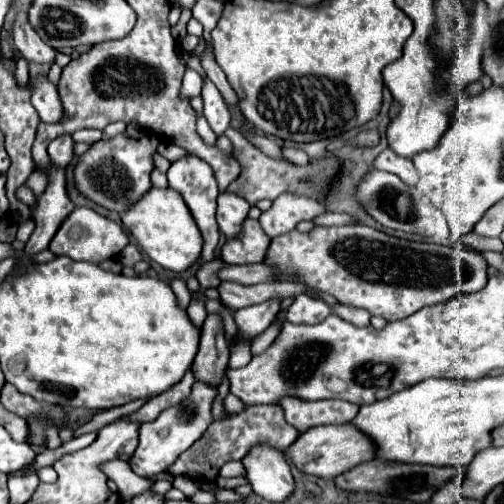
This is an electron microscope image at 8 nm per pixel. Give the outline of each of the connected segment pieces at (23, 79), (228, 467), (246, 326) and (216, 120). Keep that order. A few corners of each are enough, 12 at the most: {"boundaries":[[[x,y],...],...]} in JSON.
{"boundaries":[[[22,56],[16,61],[15,74],[18,84],[29,80],[28,62]],[[230,461],[220,469],[220,477],[246,477],[242,461]],[[280,301],[234,311],[244,339],[260,335],[274,321]],[[204,75],[204,117],[222,135],[230,113],[220,91]]]}

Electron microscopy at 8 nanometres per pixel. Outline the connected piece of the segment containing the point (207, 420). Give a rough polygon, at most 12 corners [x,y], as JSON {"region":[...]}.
{"region":[[196,381],[186,403],[142,423],[130,467],[164,473],[212,423],[218,389]]}

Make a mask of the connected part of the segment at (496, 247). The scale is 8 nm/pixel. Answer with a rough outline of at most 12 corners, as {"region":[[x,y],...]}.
{"region":[[474,232],[465,234],[462,243],[484,252],[503,252],[500,238],[480,237]]}

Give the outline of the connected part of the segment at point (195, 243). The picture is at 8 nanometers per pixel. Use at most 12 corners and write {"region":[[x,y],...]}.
{"region":[[152,187],[122,223],[142,251],[182,273],[202,233],[170,187]]}

